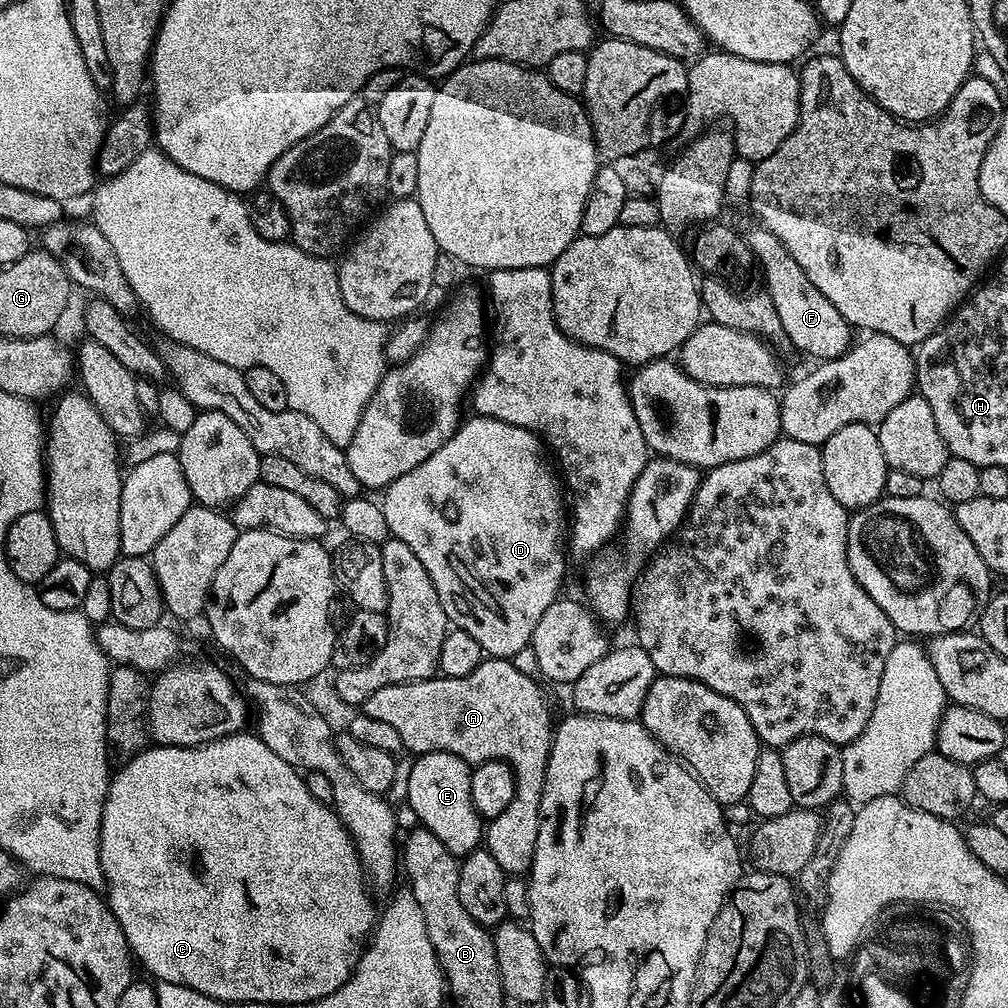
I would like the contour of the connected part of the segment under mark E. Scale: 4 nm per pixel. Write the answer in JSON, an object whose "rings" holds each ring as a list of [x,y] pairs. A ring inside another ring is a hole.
{"rings":[[[425,752],[417,755],[415,760],[416,768],[420,771],[420,802],[418,801],[416,809],[419,823],[428,828],[430,834],[434,834],[434,838],[438,838],[438,842],[442,842],[442,846],[446,846],[446,850],[450,850],[457,858],[463,858],[468,853],[476,851],[481,847],[486,824],[478,814],[478,810],[474,810],[474,802],[470,798],[472,781],[470,765],[449,752]]]}

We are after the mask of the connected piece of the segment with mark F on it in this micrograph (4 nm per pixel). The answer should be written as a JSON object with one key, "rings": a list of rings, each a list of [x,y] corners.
{"rings":[[[756,222],[753,228],[743,229],[744,241],[750,246],[755,263],[764,271],[763,287],[774,302],[774,310],[778,310],[778,318],[782,321],[782,330],[786,330],[786,338],[793,349],[813,356],[813,361],[823,362],[838,358],[848,351],[854,343],[854,329],[851,324],[838,314],[834,302],[806,278],[806,270],[794,262],[794,254],[770,234],[764,225]]]}

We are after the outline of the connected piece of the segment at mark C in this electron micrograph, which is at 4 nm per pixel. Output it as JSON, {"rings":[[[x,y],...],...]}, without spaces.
{"rings":[[[241,730],[235,736],[223,736],[220,740],[211,740],[209,744],[198,744],[194,748],[179,748],[173,744],[148,746],[135,753],[131,758],[125,759],[128,761],[117,772],[115,769],[114,775],[108,781],[108,793],[102,810],[102,830],[100,831],[100,857],[102,858],[106,899],[108,908],[114,914],[118,926],[122,926],[122,934],[128,943],[128,951],[138,961],[139,967],[141,964],[150,975],[156,976],[157,981],[174,982],[178,986],[190,986],[190,990],[198,990],[210,998],[226,1002],[229,1006],[236,1006],[236,1004],[296,1004],[296,1006],[303,1006],[306,1002],[314,1002],[318,998],[326,998],[330,994],[334,994],[334,990],[338,990],[338,986],[342,986],[352,977],[360,962],[360,955],[365,950],[366,938],[373,935],[378,919],[378,908],[372,905],[372,900],[368,897],[369,889],[366,887],[364,869],[360,867],[360,855],[357,854],[352,836],[338,818],[335,808],[318,802],[318,798],[314,798],[314,794],[310,794],[310,790],[306,790],[304,776],[297,769],[282,762],[282,758],[278,758],[278,754],[274,754],[274,750],[270,750],[270,746],[266,746],[266,742],[262,742],[259,736],[255,734],[247,736],[246,733],[247,731]]]}

